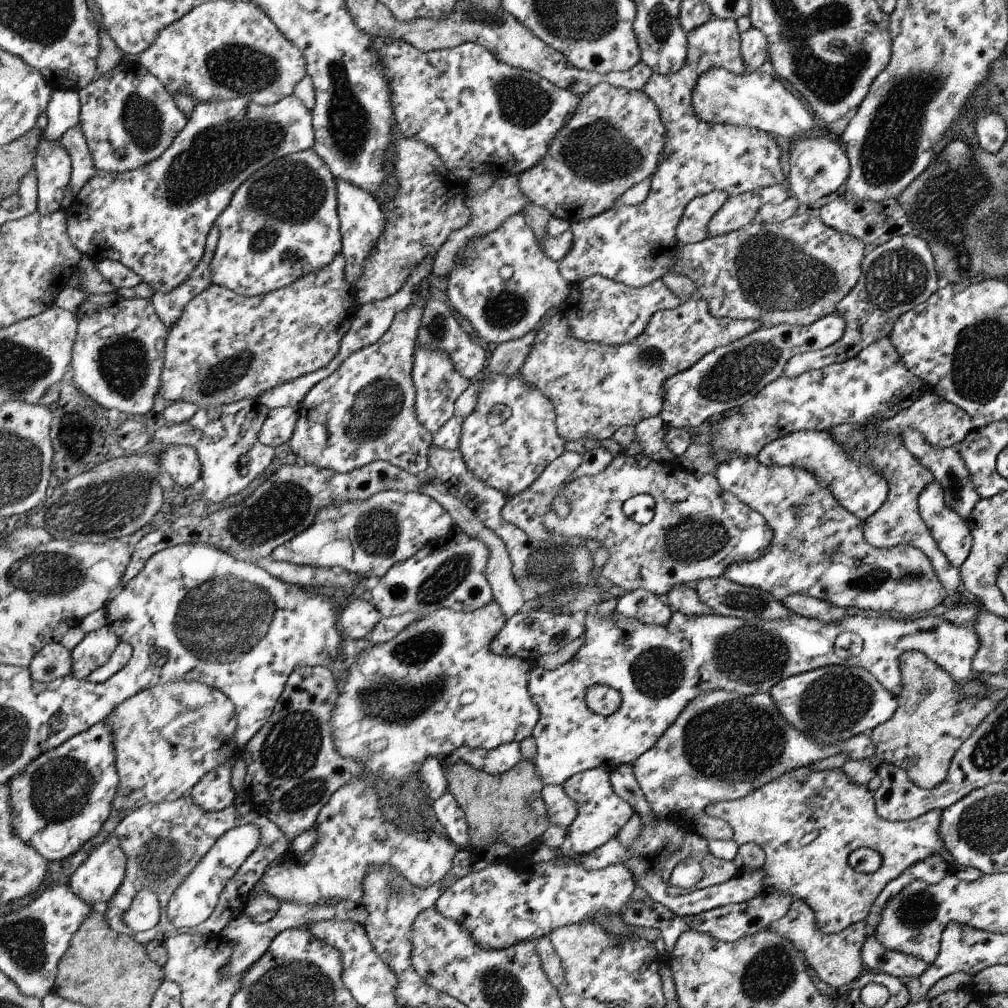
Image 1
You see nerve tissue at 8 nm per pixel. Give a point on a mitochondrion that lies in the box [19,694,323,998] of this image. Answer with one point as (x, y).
(60, 789)

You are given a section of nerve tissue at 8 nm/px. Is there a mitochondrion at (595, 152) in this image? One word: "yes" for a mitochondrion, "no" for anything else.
yes

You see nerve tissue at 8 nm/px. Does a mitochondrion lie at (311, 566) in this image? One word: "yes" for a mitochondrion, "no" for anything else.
no

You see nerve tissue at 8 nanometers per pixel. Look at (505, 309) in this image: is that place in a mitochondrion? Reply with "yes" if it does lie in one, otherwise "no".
yes

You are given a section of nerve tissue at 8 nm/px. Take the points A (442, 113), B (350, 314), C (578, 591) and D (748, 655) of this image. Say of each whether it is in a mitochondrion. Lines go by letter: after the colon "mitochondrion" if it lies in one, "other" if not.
A: other
B: other
C: mitochondrion
D: mitochondrion

